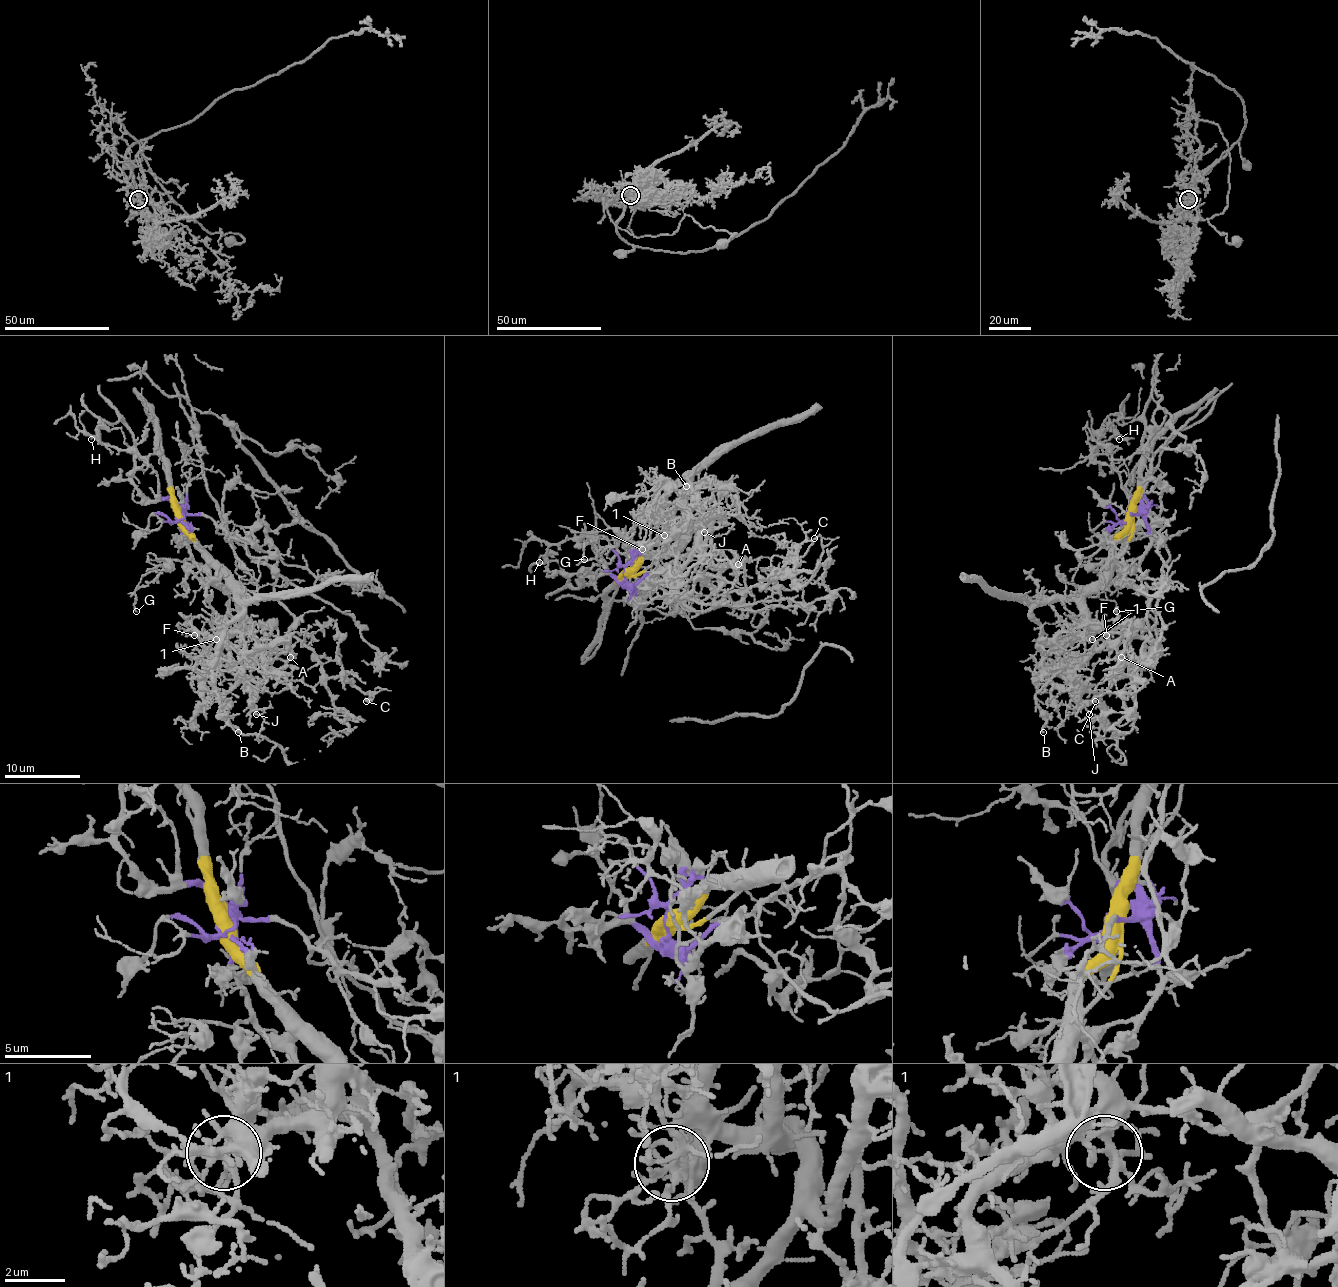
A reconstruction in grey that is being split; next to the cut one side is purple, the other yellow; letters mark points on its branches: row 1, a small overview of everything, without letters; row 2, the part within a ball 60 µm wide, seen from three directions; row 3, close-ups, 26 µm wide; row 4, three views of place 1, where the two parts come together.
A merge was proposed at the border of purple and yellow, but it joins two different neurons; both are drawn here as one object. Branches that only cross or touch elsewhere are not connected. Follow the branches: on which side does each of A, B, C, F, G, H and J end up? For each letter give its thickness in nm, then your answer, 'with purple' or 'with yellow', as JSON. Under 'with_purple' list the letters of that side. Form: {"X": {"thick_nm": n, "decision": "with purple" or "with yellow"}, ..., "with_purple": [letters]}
{"A": {"thick_nm": 100, "decision": "with purple"}, "B": {"thick_nm": 120, "decision": "with yellow"}, "C": {"thick_nm": 180, "decision": "with purple"}, "F": {"thick_nm": 160, "decision": "with yellow"}, "G": {"thick_nm": 110, "decision": "with purple"}, "H": {"thick_nm": 130, "decision": "with purple"}, "J": {"thick_nm": 120, "decision": "with yellow"}, "with_purple": ["A", "C", "G", "H"]}

